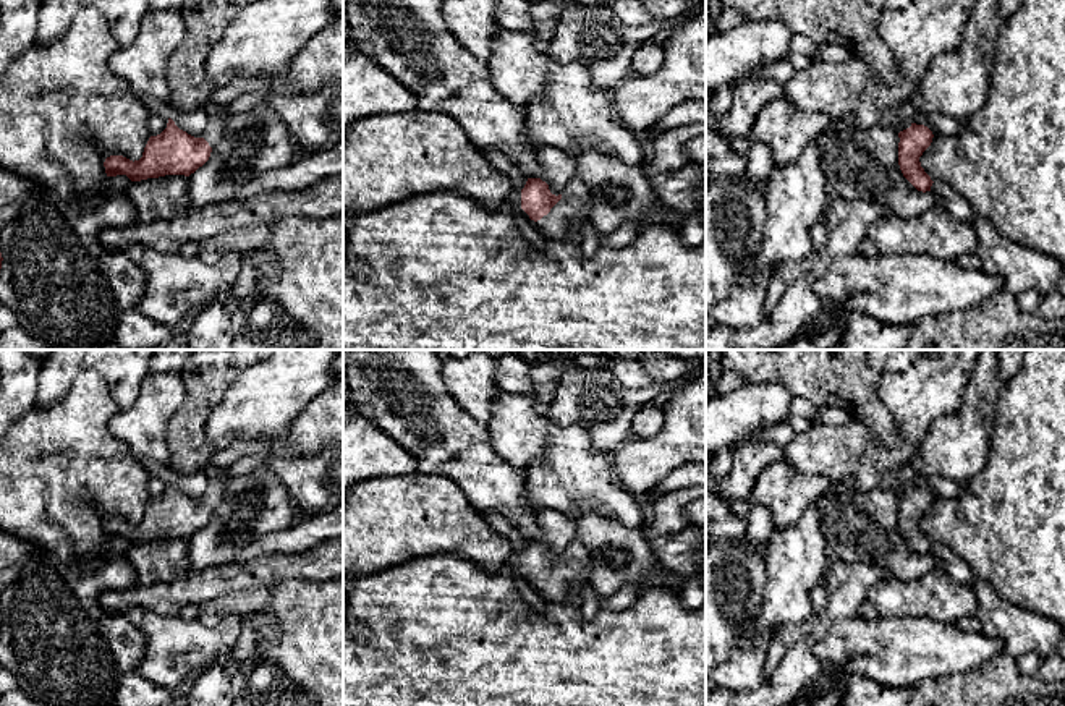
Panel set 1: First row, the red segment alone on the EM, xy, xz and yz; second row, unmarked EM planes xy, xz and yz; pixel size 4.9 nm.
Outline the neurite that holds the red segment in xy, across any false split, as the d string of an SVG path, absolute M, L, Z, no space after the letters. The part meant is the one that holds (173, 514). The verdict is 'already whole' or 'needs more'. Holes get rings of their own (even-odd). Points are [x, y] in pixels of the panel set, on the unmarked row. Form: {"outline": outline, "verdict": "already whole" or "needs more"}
{"outline": "M223 476L209 478L201 500L188 497L168 481L167 491L149 500L139 523L110 518L104 525L105 536L126 538L131 544L165 538L189 539L209 523L212 512L222 504L227 481L228 478Z", "verdict": "needs more"}

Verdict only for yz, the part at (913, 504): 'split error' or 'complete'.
complete

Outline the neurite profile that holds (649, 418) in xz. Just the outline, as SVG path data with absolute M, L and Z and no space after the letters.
M659 400L643 405L633 419L633 437L652 439L660 432L665 423L665 413Z

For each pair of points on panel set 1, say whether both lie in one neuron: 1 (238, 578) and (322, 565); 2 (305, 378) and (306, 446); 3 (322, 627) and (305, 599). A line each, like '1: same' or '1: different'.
1: same
2: different
3: same

